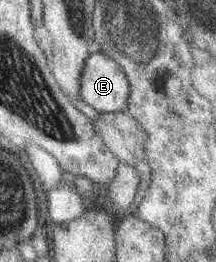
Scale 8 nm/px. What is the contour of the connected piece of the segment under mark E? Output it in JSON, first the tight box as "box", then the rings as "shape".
{"box":[80,50,130,113],"shape":[[[95,50],[85,61],[80,98],[100,113],[124,111],[128,105],[130,85],[122,67],[111,57]]]}

